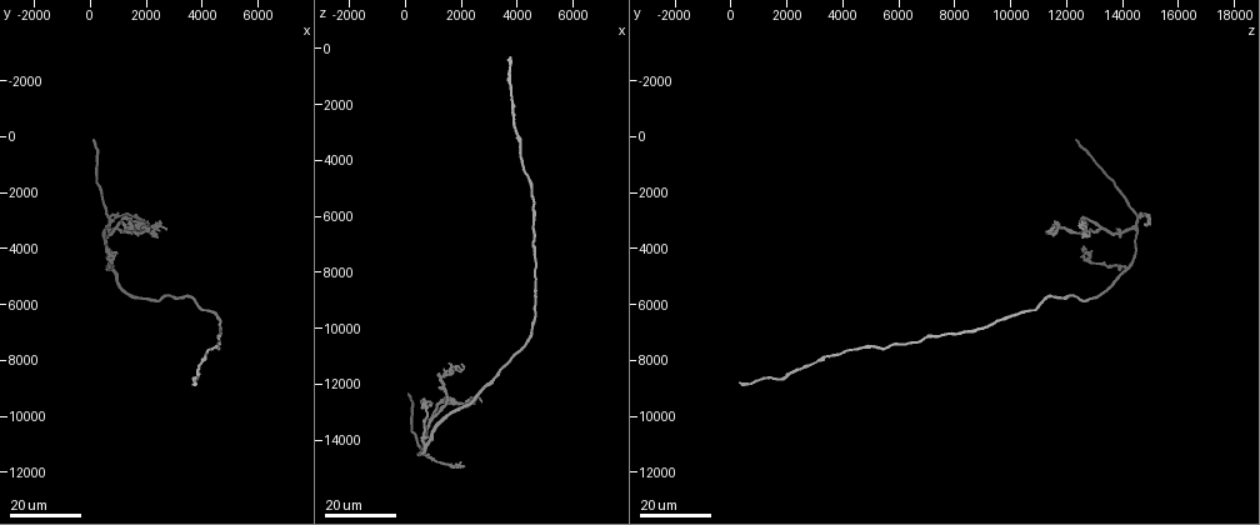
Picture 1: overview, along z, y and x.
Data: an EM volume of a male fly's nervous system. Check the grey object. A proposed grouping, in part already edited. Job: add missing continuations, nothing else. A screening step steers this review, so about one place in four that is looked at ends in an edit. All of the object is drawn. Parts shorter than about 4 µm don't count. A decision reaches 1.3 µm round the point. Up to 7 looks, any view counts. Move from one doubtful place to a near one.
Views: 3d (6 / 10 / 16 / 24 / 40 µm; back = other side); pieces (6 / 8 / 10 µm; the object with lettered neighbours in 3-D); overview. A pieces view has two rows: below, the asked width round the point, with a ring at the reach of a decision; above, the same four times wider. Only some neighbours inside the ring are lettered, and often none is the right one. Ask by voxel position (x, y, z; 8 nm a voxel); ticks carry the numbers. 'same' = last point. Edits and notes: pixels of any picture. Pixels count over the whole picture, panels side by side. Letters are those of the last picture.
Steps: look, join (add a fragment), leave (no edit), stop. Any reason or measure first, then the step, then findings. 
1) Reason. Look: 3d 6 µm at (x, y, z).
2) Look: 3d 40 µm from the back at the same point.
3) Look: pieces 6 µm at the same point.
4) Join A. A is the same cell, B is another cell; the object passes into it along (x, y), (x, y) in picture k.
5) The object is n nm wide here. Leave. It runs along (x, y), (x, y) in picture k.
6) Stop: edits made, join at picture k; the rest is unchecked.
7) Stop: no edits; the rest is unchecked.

An open end. Look: 3d 16 µm at (3800, 8800, 300).

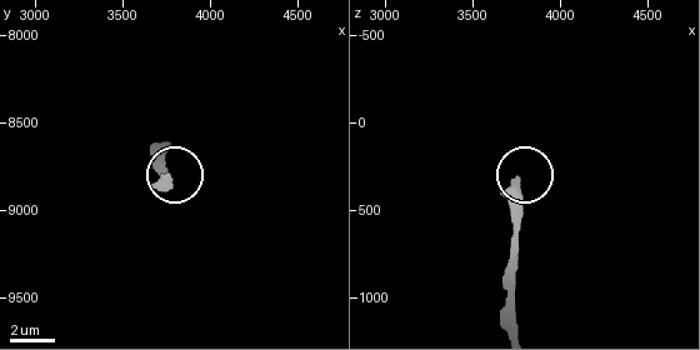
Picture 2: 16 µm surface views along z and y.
See the neighbours. Look: pieces 6 µm at (3760, 8820, 340).

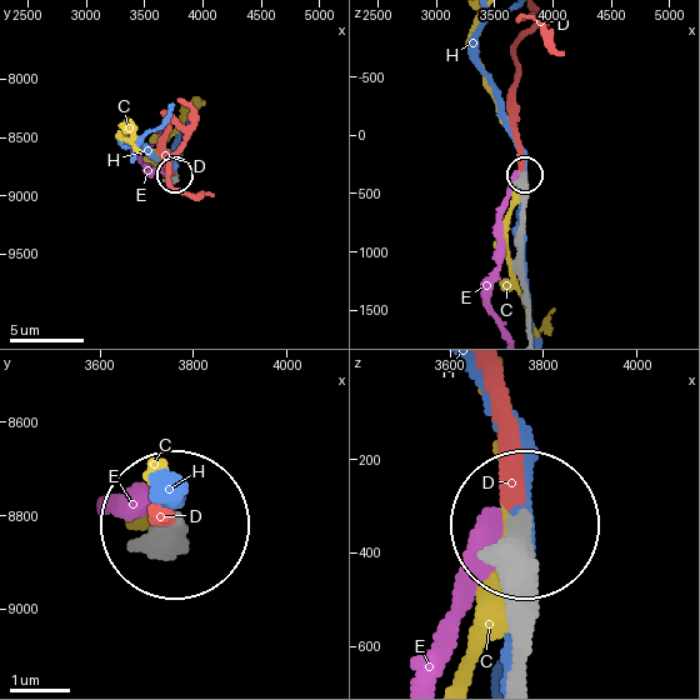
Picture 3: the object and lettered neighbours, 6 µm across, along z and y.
Join D. D is the same cell, C, E and H are other cells; the neuron continues.

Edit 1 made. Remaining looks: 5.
Free end. Look: 3d 24 µm at (2200, 3100, 14900).

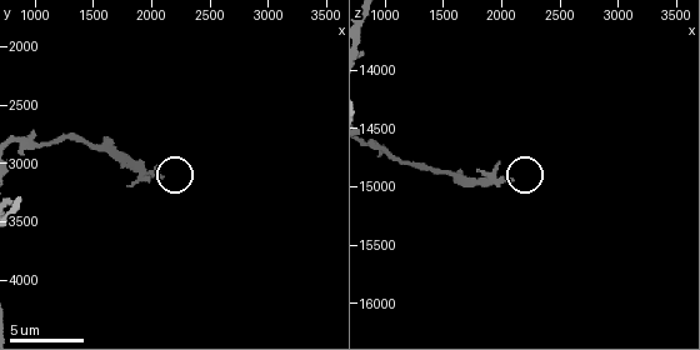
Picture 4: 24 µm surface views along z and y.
Look: pieces 10 µm at (2080, 3140, 14940).

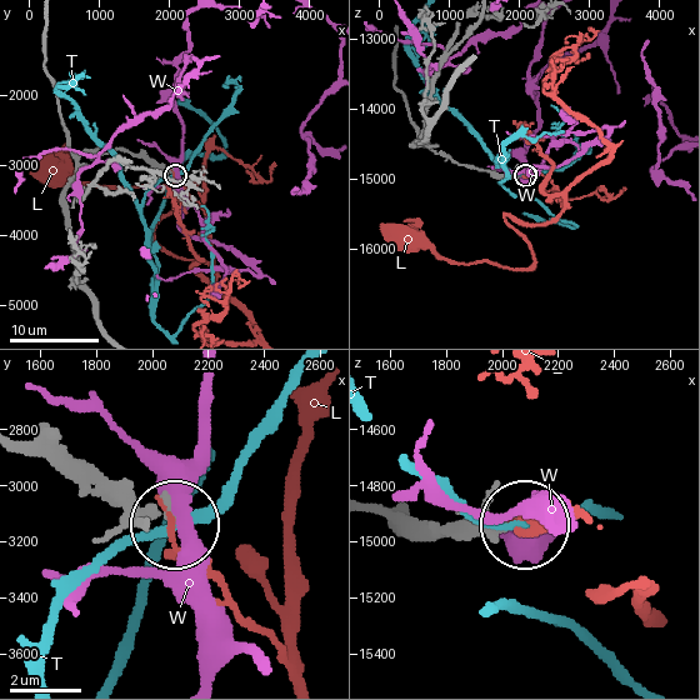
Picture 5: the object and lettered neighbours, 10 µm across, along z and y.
Leave. L, T and W are other cells; it runs along (65, 193), (76, 160), (88, 151), (125, 149), (174, 173) in picture 5; no lettered fragment goes on from it.

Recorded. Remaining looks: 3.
Look: overview.

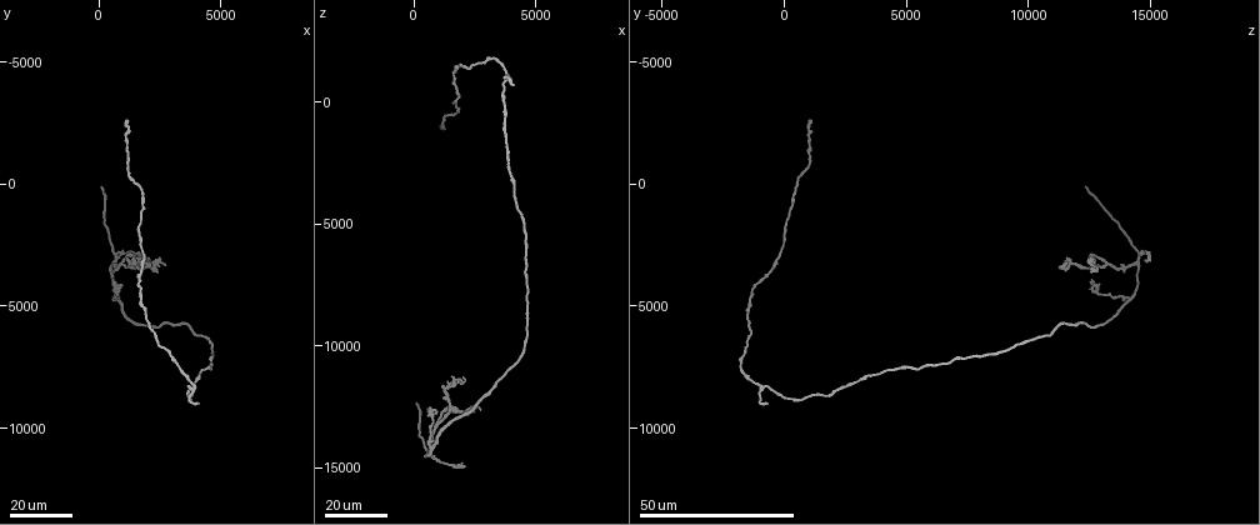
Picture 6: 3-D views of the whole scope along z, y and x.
Long arm stops here. Look: 3d 16 µm at (100, 100, 12400).

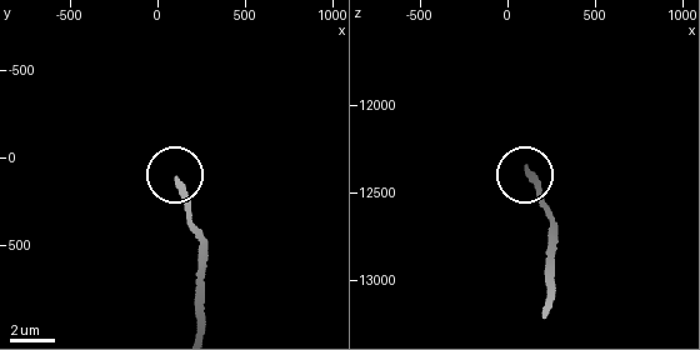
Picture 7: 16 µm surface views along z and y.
Look: pieces 8 µm at (100, 120, 12360).

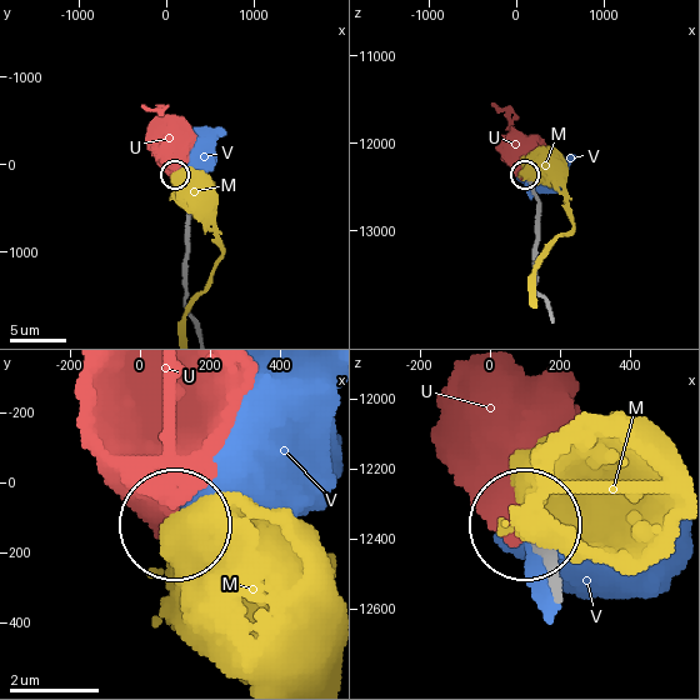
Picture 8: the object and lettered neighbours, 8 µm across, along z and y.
Leave. M, U and V are other cells; no lettered fragment goes on from it.

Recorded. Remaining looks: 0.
Stop: edits made, join at picture 3; the rest is unchecked.

